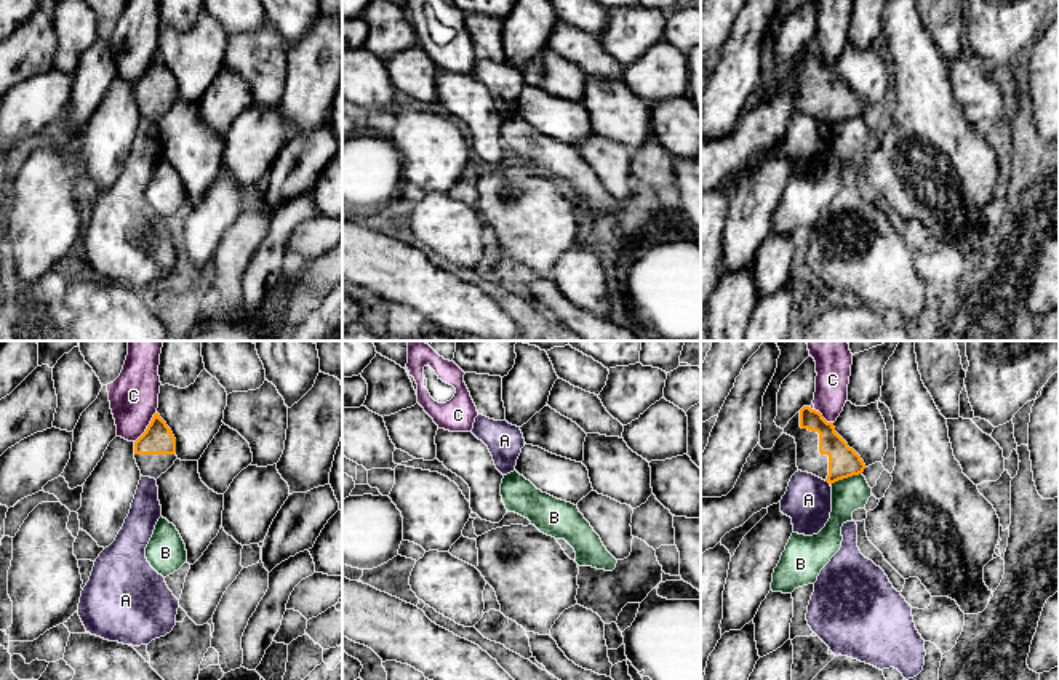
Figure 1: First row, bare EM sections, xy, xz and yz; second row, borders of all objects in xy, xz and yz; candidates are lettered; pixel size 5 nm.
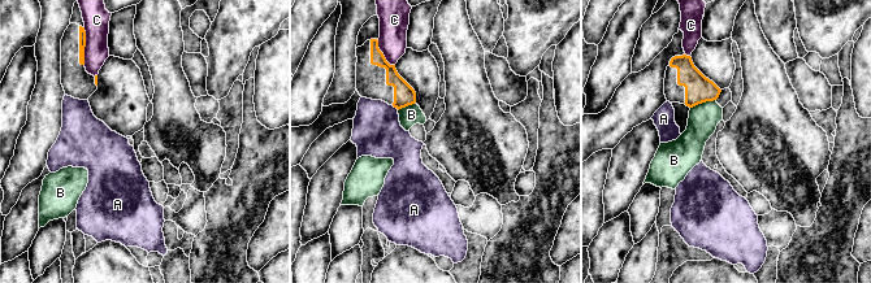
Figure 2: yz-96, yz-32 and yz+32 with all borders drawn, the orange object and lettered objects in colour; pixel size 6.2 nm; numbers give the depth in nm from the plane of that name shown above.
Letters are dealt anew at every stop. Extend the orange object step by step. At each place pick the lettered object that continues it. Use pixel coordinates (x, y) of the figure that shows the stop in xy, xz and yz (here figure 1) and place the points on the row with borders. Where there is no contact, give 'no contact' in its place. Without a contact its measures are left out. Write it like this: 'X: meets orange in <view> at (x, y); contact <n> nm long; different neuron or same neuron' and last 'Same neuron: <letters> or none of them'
A: meets orange in yz at (827, 480); contact 40 nm long; different neuron
B: meets orange in yz at (845, 477); contact 170 nm long; different neuron
C: meets orange in xy at (147, 428); contact 190 nm long; different neuron
Same neuron: none of them

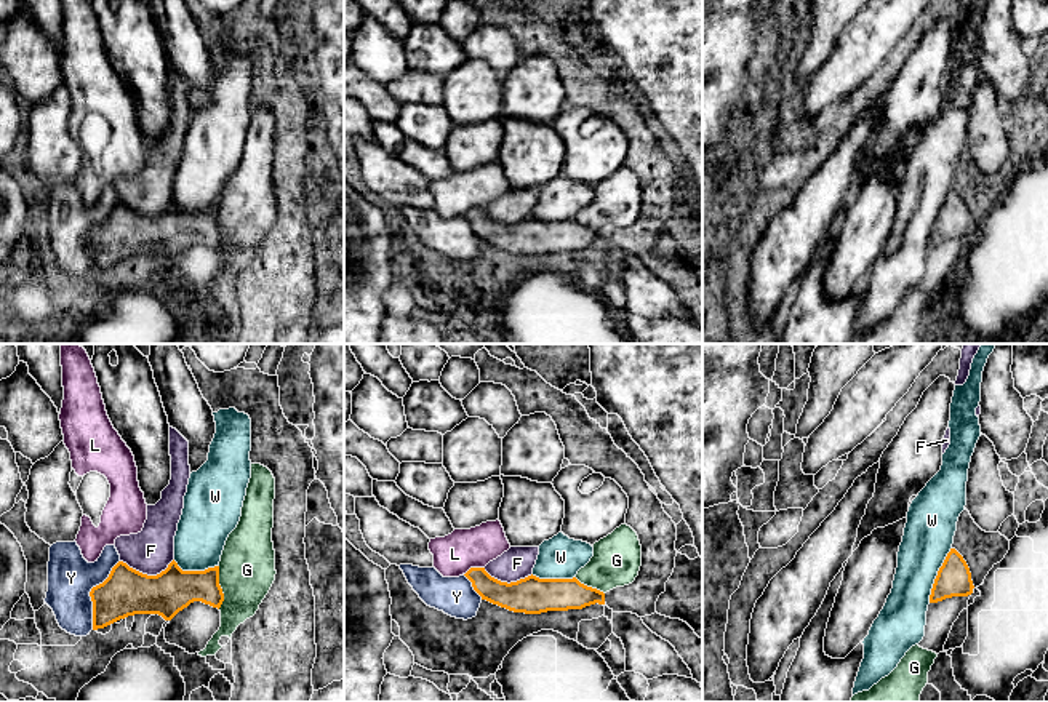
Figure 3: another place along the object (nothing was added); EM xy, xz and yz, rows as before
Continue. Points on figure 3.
F: meets orange in xy at (146, 574); contact 280 nm long; different neuron
G: meets orange in xy at (220, 587); contact 220 nm long; different neuron
L: meets orange in xz at (474, 568); contact 110 nm long; different neuron
W: meets orange in yz at (938, 574); contact 300 nm long; different neuron
Y: meets orange in xy at (90, 594); contact 380 nm long; different neuron
Same neuron: none of them

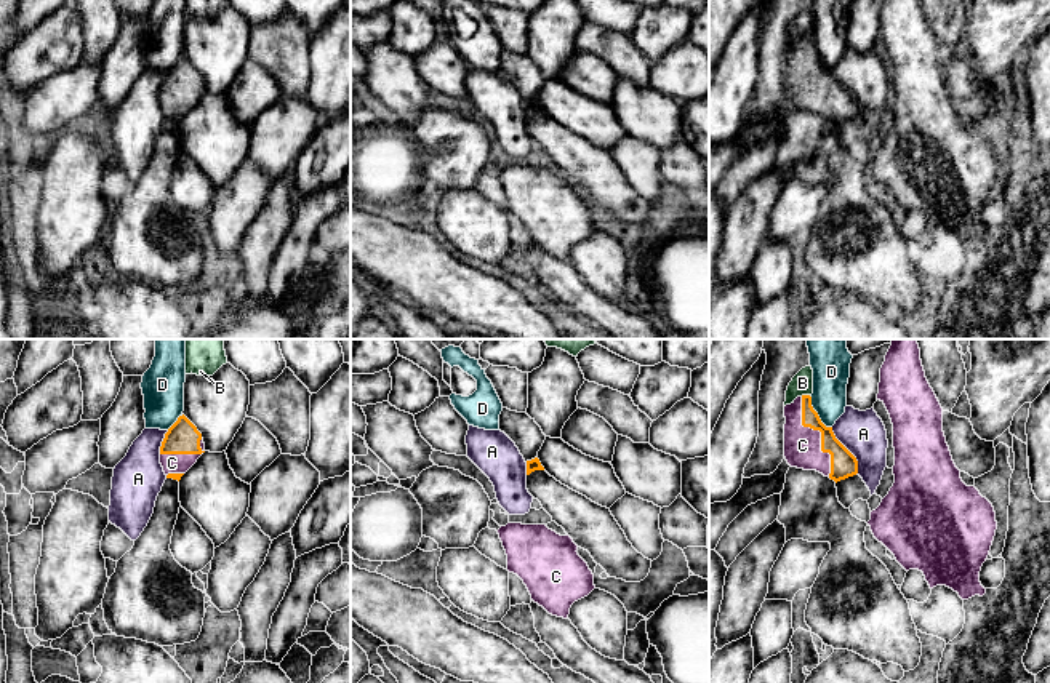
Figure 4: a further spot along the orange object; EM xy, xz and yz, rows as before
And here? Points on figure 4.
A: meets orange in yz at (849, 451); contact 280 nm long; different neuron
B: meets orange in yz at (805, 395); contact 60 nm long; different neuron
C: meets orange in yz at (821, 434); contact 420 nm long; same neuron
D: meets orange in yz at (817, 415); contact 190 nm long; different neuron
Same neuron: C

